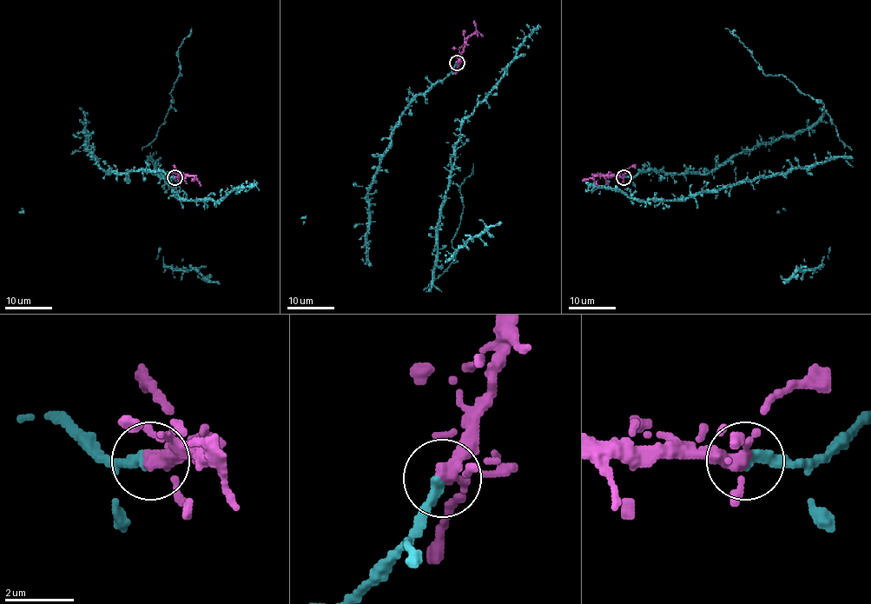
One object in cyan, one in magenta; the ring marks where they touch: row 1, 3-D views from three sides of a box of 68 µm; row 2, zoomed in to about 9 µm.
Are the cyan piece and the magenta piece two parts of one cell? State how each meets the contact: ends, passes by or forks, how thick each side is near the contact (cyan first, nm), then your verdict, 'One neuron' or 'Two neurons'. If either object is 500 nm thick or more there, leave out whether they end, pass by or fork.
At the ring cyan ends. At the ring magenta forks. Thickness 320 nm (cyan) against 280 nm. One neuron

